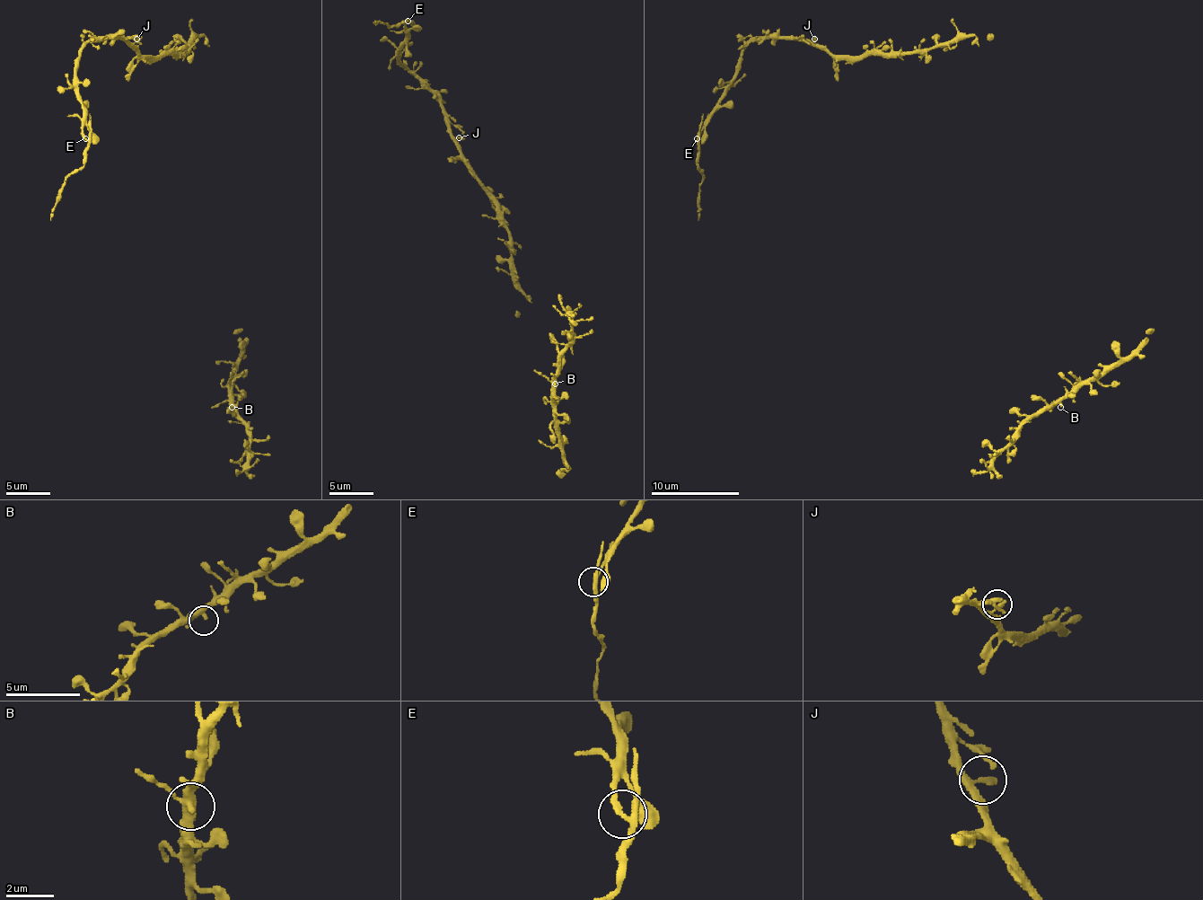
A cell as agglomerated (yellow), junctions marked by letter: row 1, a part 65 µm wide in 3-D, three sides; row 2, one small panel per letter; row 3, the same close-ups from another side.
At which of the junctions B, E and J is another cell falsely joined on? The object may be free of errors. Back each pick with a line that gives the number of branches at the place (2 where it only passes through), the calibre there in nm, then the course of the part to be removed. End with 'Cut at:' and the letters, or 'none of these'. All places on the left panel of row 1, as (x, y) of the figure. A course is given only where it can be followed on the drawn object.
E: 3 branches meet; 220 nm thick; foreign part runs (85, 138), (85, 161), (65, 179), (61, 198), (50, 221)
Cut at: E

